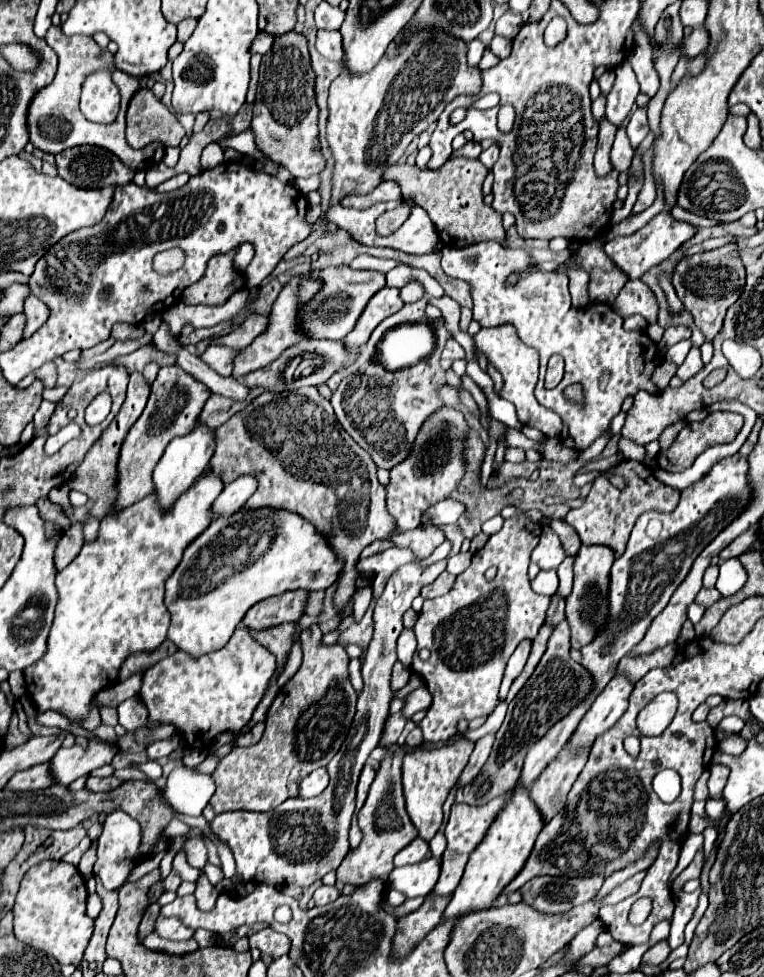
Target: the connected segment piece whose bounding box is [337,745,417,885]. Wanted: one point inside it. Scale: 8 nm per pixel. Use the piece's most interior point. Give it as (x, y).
(386, 827)

